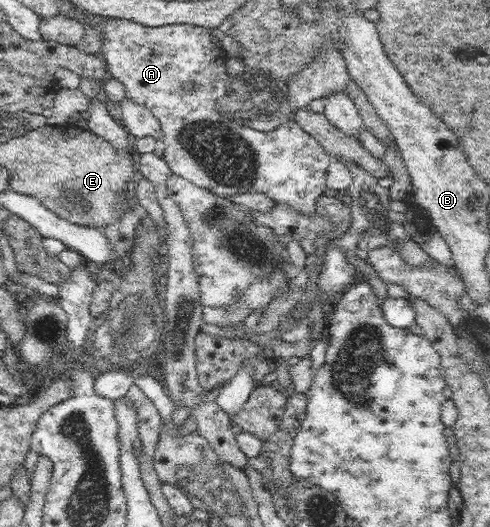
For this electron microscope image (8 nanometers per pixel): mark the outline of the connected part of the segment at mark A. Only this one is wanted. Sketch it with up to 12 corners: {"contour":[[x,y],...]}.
{"contour":[[96,21],[107,78],[162,125],[171,172],[311,215],[332,159],[294,118],[218,110],[209,29]]}

